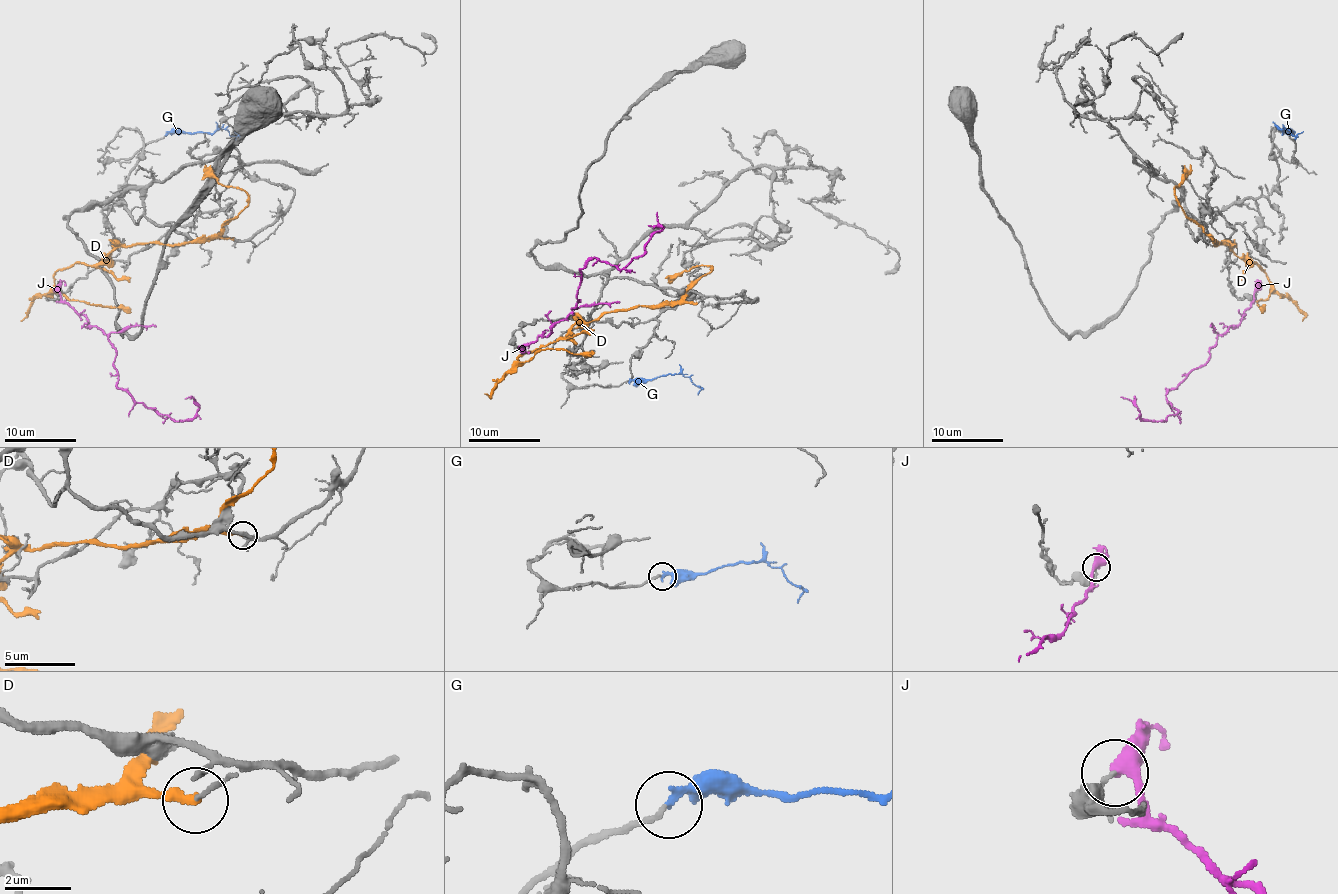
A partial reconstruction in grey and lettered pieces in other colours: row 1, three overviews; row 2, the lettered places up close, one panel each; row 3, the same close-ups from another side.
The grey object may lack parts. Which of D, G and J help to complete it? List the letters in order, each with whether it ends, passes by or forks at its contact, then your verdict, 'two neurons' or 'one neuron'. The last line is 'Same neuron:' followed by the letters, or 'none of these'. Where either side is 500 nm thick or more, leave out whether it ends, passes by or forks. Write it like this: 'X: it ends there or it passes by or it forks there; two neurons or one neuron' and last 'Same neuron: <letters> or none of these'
D: it ends there; two neurons
G: it ends there; one neuron
J: it passes by; two neurons
Same neuron: G

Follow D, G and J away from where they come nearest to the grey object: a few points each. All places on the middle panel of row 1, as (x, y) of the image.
D: (696, 303), (602, 312), (517, 358), (527, 362), (547, 349), (595, 353)
G: (629, 382), (684, 374), (698, 387), (698, 394)
J: (518, 348), (549, 333), (572, 310), (581, 269), (591, 259), (620, 269), (641, 255), (661, 230), (657, 212)

